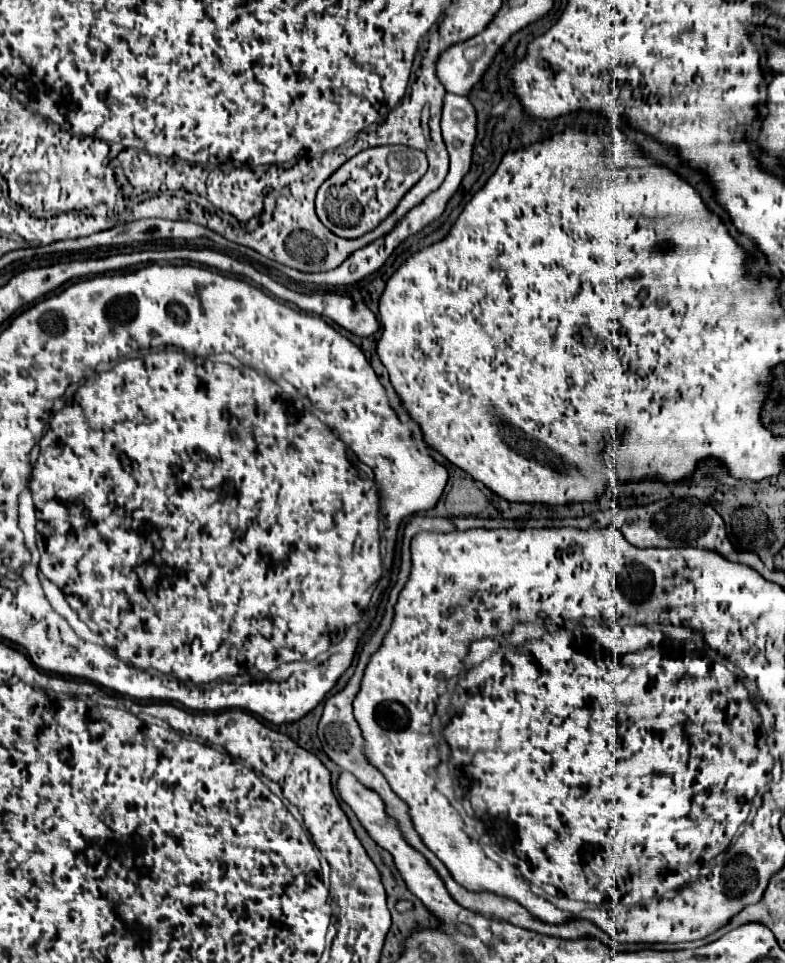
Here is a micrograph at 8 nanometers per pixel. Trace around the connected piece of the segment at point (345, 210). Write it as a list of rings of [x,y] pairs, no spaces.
[[[381,145],[351,157],[335,175],[331,175],[317,191],[315,207],[321,223],[335,235],[353,239],[375,229],[385,219],[395,203],[413,187],[427,171],[427,157],[423,151],[405,145]]]

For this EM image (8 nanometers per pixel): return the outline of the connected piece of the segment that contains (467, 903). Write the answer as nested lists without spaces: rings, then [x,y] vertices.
[[[425,855],[429,859],[429,863],[435,867],[435,871],[439,871],[439,875],[443,877],[445,881],[445,887],[447,891],[451,891],[451,897],[457,899],[459,905],[471,909],[471,911],[477,911],[477,913],[483,913],[487,917],[495,917],[495,919],[505,919],[509,923],[515,923],[523,929],[529,929],[529,931],[539,931],[539,919],[535,919],[531,913],[525,911],[523,905],[519,905],[517,901],[509,899],[509,897],[501,897],[501,895],[495,895],[491,891],[479,891],[479,893],[473,893],[473,891],[467,891],[465,887],[461,887],[448,871],[447,867],[439,861],[437,855]]]

